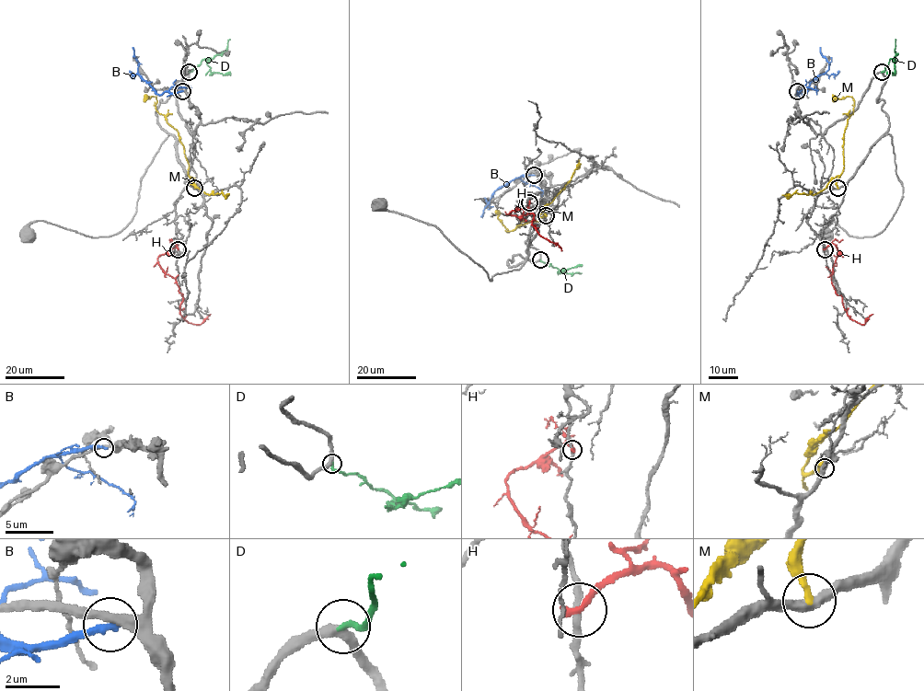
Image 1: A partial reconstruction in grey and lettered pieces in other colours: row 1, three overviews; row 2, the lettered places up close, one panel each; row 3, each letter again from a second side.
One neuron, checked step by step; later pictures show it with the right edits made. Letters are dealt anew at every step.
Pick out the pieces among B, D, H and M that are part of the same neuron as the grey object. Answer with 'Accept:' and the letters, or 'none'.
Accept: none

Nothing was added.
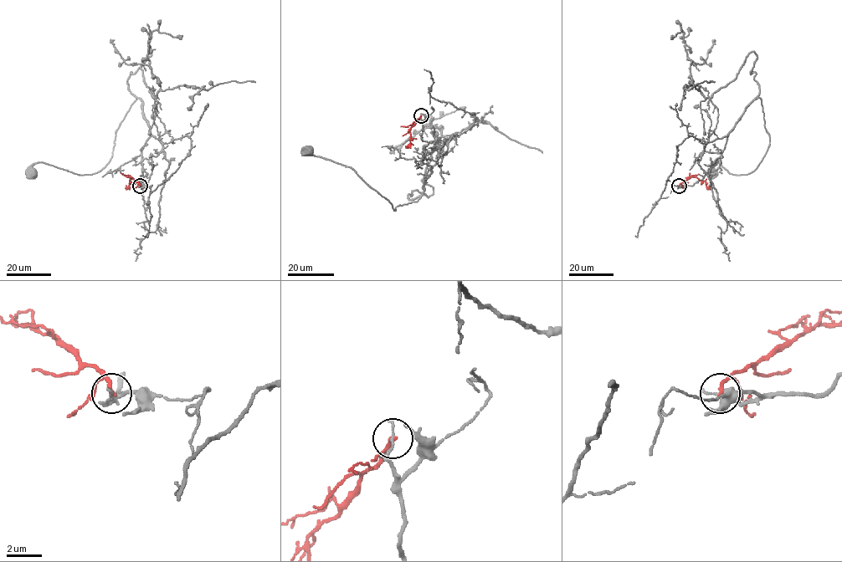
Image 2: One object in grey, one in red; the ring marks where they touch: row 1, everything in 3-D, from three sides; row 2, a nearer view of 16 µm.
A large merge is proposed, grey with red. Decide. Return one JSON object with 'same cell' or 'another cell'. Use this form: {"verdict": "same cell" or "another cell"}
{"verdict": "another cell"}

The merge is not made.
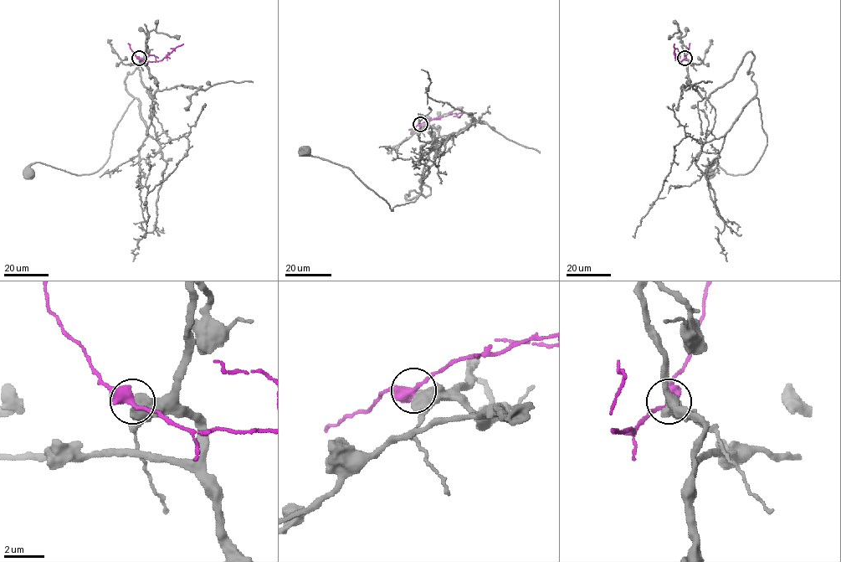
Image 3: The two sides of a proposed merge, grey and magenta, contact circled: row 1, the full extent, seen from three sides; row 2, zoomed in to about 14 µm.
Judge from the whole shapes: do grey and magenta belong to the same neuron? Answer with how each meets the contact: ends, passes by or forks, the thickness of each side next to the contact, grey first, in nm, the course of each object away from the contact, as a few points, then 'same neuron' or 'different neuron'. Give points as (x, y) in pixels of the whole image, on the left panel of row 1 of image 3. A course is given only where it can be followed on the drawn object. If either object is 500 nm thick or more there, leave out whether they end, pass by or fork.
650 nm thick on the grey side, 440 nm on the other; grey runs (139, 58), (157, 86), (152, 113), (163, 132), (148, 134), (135, 98), (98, 170), (40, 162), (28, 173); magenta runs (139, 58), (146, 61), (161, 61), (183, 43); different neuron

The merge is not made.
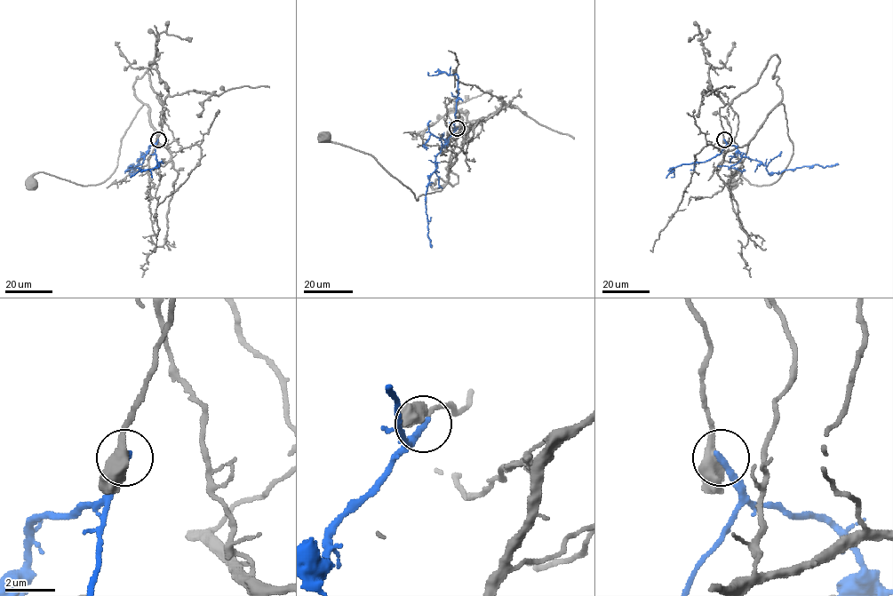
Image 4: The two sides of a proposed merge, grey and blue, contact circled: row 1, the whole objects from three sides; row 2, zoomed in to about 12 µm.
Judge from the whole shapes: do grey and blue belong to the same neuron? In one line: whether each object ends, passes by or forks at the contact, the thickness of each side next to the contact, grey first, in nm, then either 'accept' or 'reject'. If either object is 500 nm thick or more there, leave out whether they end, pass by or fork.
500/280 nm | reject

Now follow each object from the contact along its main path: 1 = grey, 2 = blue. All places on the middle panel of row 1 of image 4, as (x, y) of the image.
1: (457, 128), (465, 123), (462, 143), (474, 138), (458, 154), (443, 187), (418, 200), (370, 154), (323, 138)
2: (457, 128), (436, 155), (436, 168), (426, 191), (427, 235), (432, 247)

